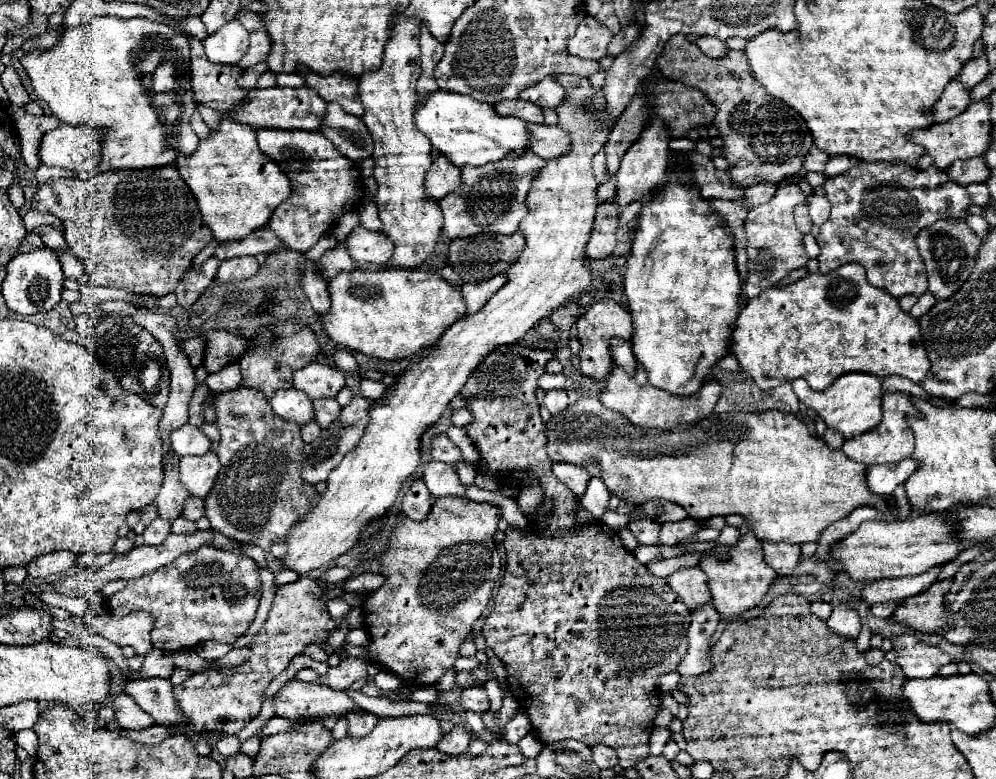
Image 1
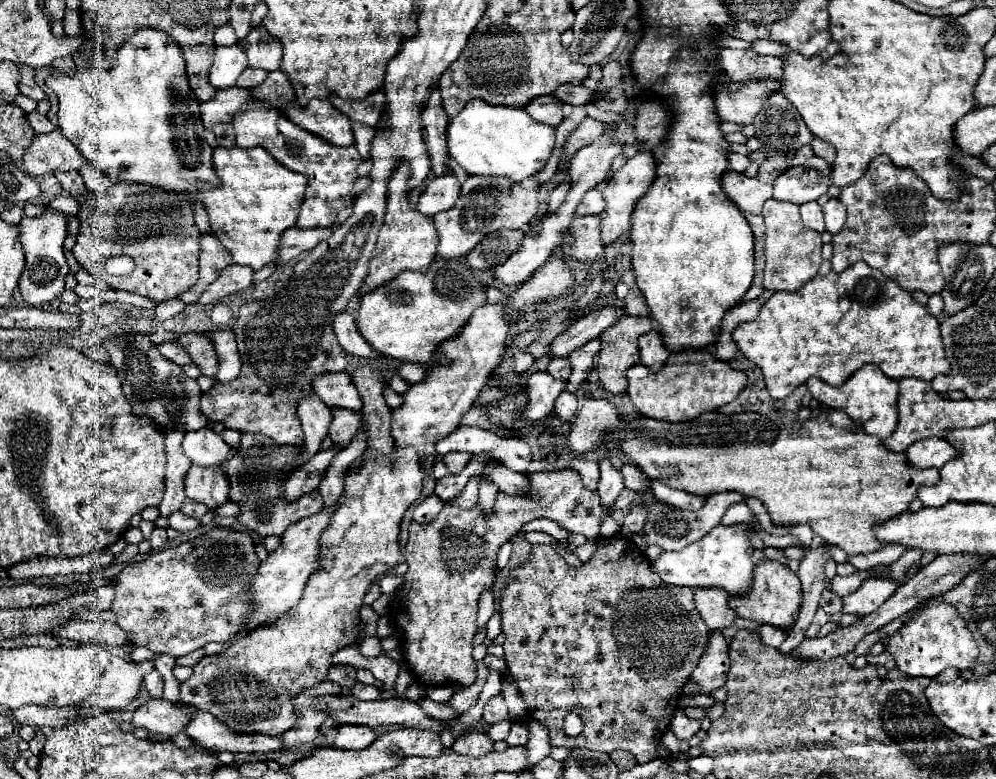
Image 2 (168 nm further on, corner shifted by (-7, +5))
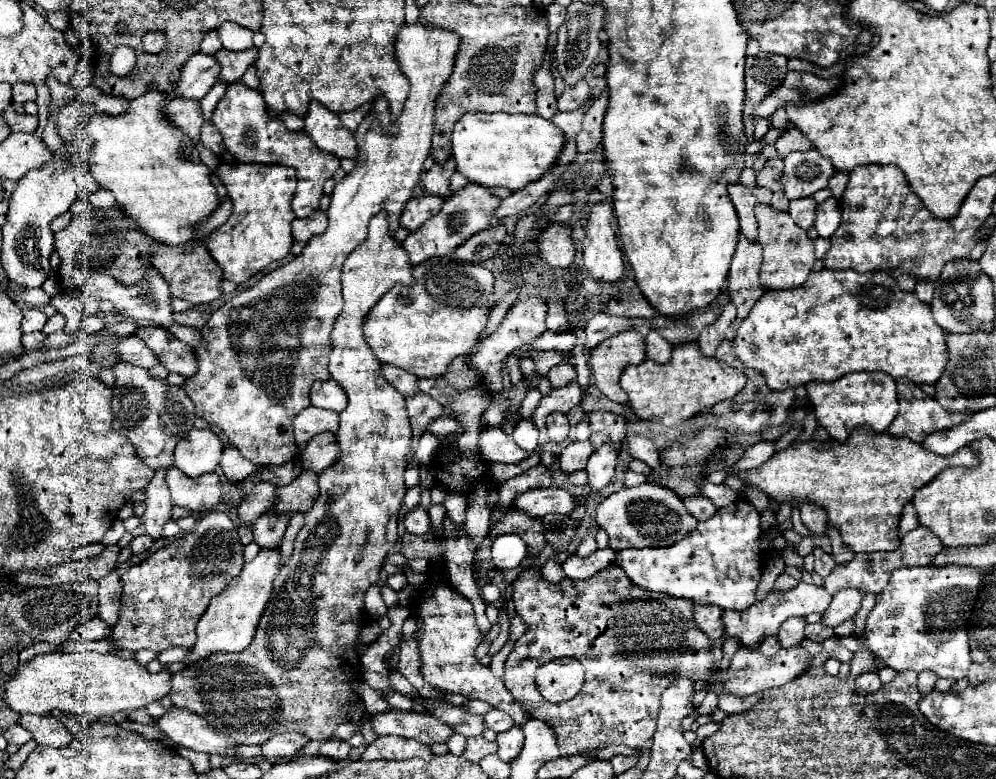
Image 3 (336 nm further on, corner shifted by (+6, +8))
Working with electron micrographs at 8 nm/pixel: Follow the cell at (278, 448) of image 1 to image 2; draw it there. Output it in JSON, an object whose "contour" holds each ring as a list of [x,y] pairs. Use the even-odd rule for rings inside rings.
{"contour":[[[240,433],[240,435],[242,435],[240,447],[224,463],[224,471],[230,481],[230,501],[240,507],[236,515],[236,525],[240,529],[256,531],[260,537],[268,537],[268,535],[280,537],[290,523],[296,523],[306,515],[314,515],[314,511],[320,511],[324,507],[322,495],[318,491],[306,493],[296,501],[288,501],[282,493],[284,487],[282,469],[292,461],[296,461],[302,455],[304,447],[276,445],[270,437],[262,433]]]}

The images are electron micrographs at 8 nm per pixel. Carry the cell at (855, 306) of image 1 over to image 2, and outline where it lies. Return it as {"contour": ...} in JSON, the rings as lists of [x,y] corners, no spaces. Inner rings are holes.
{"contour":[[[862,261],[850,265],[842,273],[830,271],[826,277],[816,275],[800,291],[776,291],[762,305],[758,317],[754,321],[740,323],[732,331],[732,337],[742,355],[762,369],[766,389],[772,399],[788,397],[808,377],[818,377],[824,383],[838,387],[866,363],[880,367],[890,379],[914,377],[932,381],[938,373],[950,371],[938,319],[932,317],[924,305],[914,301],[908,291],[902,291],[898,283],[886,279],[878,269],[872,269]]]}

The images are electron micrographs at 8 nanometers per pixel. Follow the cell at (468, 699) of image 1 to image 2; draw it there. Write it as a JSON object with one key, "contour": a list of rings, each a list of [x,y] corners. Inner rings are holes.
{"contour":[[[494,695],[494,697],[488,699],[488,703],[484,705],[482,717],[484,717],[484,721],[488,721],[488,723],[496,723],[496,721],[508,719],[508,709],[506,709],[506,703],[504,703],[502,695]]]}

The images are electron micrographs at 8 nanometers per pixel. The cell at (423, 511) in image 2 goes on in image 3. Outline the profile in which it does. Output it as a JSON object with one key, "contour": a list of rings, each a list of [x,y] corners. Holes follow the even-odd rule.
{"contour":[[[415,508],[405,516],[405,528],[409,534],[427,534],[431,524],[429,524],[429,514],[423,508]]]}

